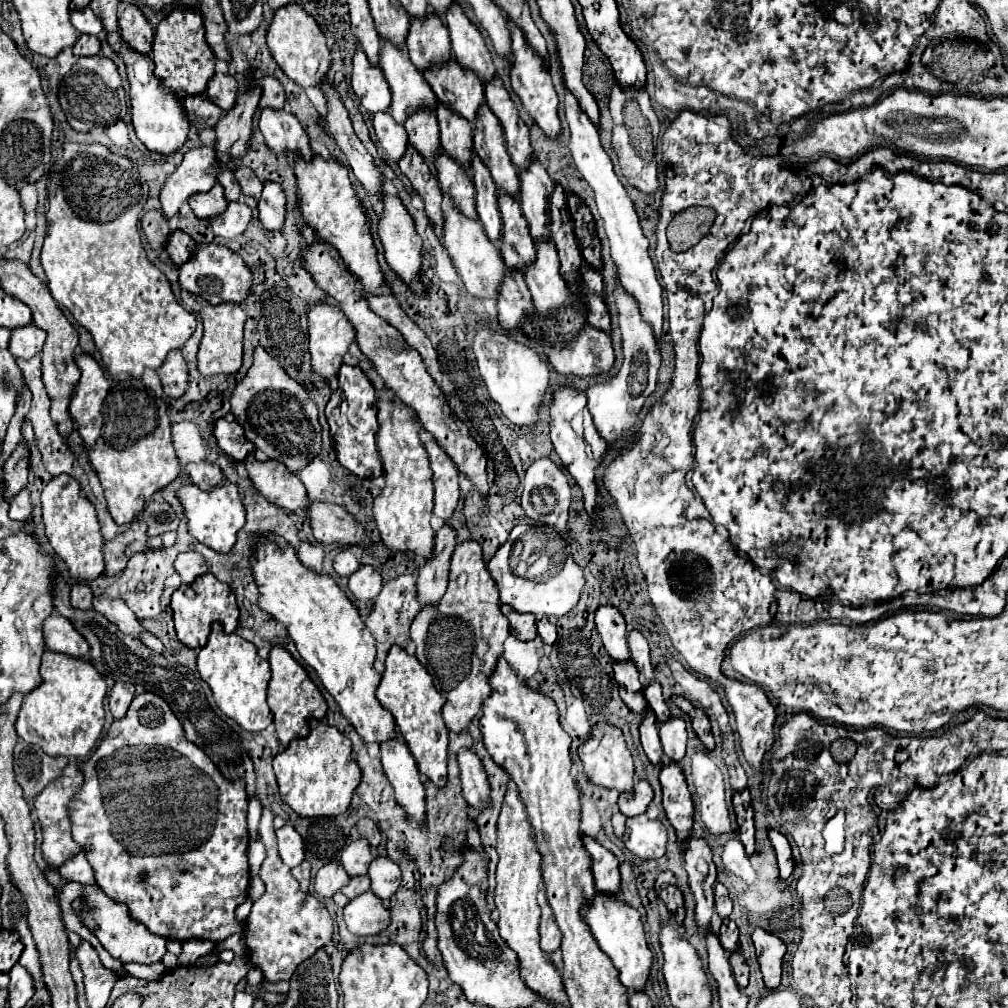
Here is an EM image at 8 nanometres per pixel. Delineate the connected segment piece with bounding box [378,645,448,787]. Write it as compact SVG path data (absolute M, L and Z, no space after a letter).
M392 647L388 657L386 657L386 669L384 669L384 675L382 675L382 681L380 681L380 687L378 687L378 699L380 703L392 713L394 721L396 721L396 727L400 731L400 735L406 739L408 747L410 747L410 753L414 755L416 763L418 763L418 771L422 775L426 775L436 787L444 787L446 781L448 781L448 771L446 771L446 765L448 765L448 729L444 725L444 719L442 719L442 705L446 703L444 697L436 691L434 683L432 683L432 677L428 675L428 671L416 661L416 657L408 655L404 649L400 647Z

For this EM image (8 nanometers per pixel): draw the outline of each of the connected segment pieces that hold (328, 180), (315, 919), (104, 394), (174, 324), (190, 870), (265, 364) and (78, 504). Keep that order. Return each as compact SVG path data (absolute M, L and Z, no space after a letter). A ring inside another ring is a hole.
M298 155L294 159L294 175L298 179L300 209L302 209L306 223L316 229L316 233L320 235L322 241L328 241L332 247L338 249L346 267L354 275L358 275L364 289L368 289L368 291L374 289L370 293L380 293L384 277L380 273L380 265L376 259L376 247L374 247L374 241L370 235L368 217L356 197L356 191L352 189L350 179L348 179L348 167L336 159L322 159L320 155L314 155L310 161L304 161Z
M262 811L260 821L260 841L266 845L266 859L260 869L260 877L266 883L266 893L260 901L254 901L252 913L244 927L248 959L254 967L262 969L264 979L270 983L290 981L296 967L310 959L318 949L324 949L332 941L334 923L324 903L320 903L314 895L302 893L298 881L292 877L290 869L280 861L276 849L276 833L272 825L272 811Z
M88 353L74 355L74 361L82 377L70 399L70 415L86 443L90 463L100 477L108 511L118 525L124 525L142 513L146 501L180 473L180 463L170 439L166 403L146 389L140 379L106 379L102 367Z
M64 143L62 157L56 159L56 163L54 163L52 169L54 169L54 175L50 179L50 185L48 185L48 213L46 213L46 217L48 217L48 229L46 229L46 237L44 237L44 247L42 247L40 261L42 261L44 273L48 277L48 287L50 287L50 293L54 297L54 301L58 305L66 307L74 315L74 319L92 333L94 343L96 343L96 347L98 347L98 351L102 355L102 363L108 369L110 377L114 377L114 379L120 379L120 377L126 377L126 375L140 377L144 369L158 369L164 363L166 355L172 349L182 349L184 343L190 339L190 335L196 329L196 317L192 313L188 313L176 301L176 297L172 293L172 287L170 287L170 281L166 279L166 275L160 269L156 269L148 261L146 251L142 249L138 221L140 221L140 211L142 211L142 207L146 203L146 197L148 197L148 183L140 177L138 167L132 165L132 161L128 157L112 153L102 143Z
M144 691L140 695L134 697L134 701L130 703L128 713L122 719L116 719L106 737L102 739L102 743L98 745L98 749L88 757L88 761L84 761L80 767L80 773L84 775L84 783L80 787L80 791L76 793L76 797L72 797L70 801L70 821L72 821L72 837L74 841L84 849L88 863L94 869L96 875L96 883L100 885L100 889L104 889L104 893L108 893L108 897L112 897L114 901L126 903L132 917L136 917L140 923L144 923L148 927L148 931L152 931L154 935L160 935L164 939L210 939L214 943L224 941L226 937L240 933L242 931L242 923L236 921L236 907L240 903L246 901L248 897L248 883L250 883L250 867L248 867L248 825L246 825L246 783L236 779L236 781L228 781L224 779L216 765L204 755L202 749L198 749L196 745L192 745L192 741L186 739L182 723L178 721L178 717L172 713L172 709L168 707L168 703L150 693ZM146 871L148 877L146 881L140 881L140 873Z
M262 347L256 349L254 363L248 375L236 385L230 403L236 421L244 427L246 437L256 445L256 449L266 453L268 459L284 463L292 473L298 473L310 459L320 455L322 429L318 423L316 403L308 397L306 389L288 377L278 361Z
M58 475L42 491L42 519L44 531L58 553L66 563L70 577L80 581L94 581L104 573L104 539L100 533L100 523L96 517L94 505L82 495L80 483L70 475Z

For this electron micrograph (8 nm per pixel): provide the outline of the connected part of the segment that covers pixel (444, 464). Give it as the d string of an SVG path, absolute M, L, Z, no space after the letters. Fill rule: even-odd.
M436 441L426 443L426 451L430 455L430 465L434 471L434 513L448 521L458 505L460 499L460 485L458 485L458 469L454 461L438 447Z

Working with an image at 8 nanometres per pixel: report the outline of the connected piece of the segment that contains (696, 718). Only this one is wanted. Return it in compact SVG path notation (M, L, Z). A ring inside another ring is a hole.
M692 709L688 715L692 717L692 727L694 727L696 735L700 737L700 741L708 749L712 749L714 745L712 745L712 737L710 737L712 733L710 733L710 719L708 719L708 715L704 711L700 711L700 709Z

